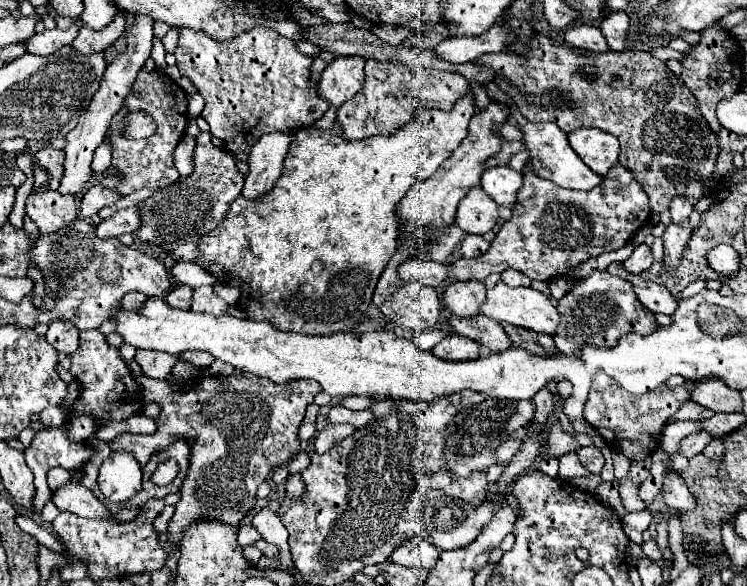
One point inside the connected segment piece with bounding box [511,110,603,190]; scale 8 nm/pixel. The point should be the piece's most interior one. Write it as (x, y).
(552, 157)

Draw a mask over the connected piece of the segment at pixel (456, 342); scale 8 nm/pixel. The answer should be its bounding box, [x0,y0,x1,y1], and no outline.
[433,334,481,362]

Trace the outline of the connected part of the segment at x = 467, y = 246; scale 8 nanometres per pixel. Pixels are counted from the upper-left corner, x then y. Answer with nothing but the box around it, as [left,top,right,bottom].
[461,234,489,258]

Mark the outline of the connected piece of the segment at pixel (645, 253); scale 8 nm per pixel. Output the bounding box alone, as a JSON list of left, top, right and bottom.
[623,244,653,274]

